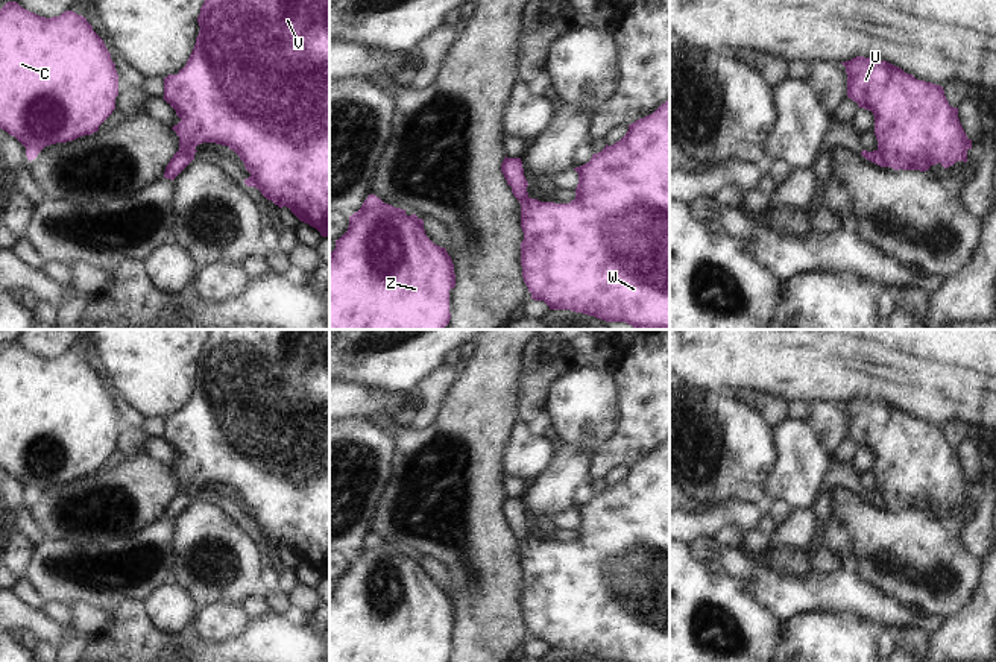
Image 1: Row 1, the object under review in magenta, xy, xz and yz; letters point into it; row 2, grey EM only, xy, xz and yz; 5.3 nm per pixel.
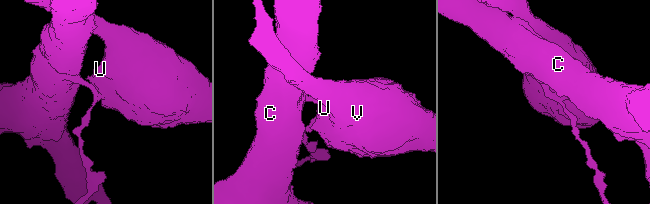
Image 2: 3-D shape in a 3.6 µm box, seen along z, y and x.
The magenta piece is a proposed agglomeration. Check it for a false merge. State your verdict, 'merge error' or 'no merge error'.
merge error

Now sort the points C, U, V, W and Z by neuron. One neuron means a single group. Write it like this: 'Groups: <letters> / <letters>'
Groups: C Z / U V W.

